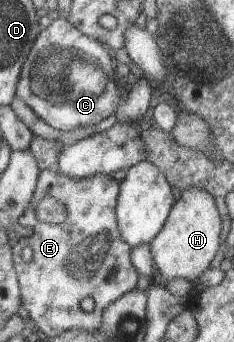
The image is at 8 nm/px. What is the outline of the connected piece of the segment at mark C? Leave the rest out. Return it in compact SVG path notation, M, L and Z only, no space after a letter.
M54 20L39 37L19 83L19 96L60 131L96 126L116 113L121 86L112 67L113 53L101 41L84 35L70 20Z

